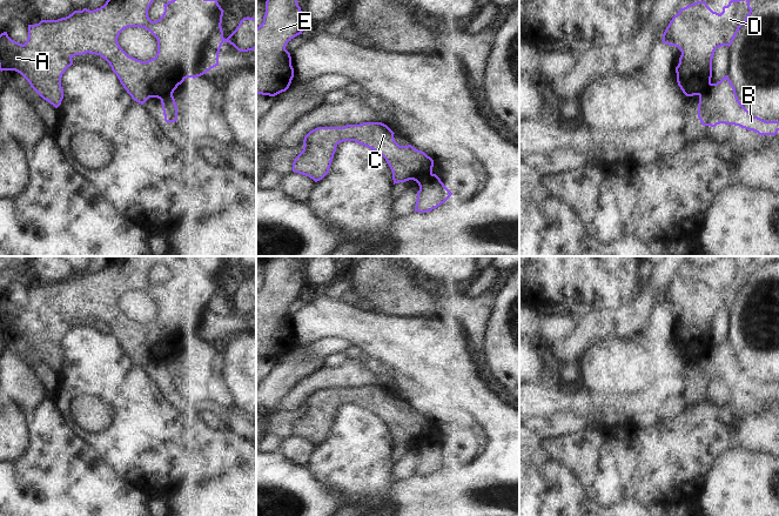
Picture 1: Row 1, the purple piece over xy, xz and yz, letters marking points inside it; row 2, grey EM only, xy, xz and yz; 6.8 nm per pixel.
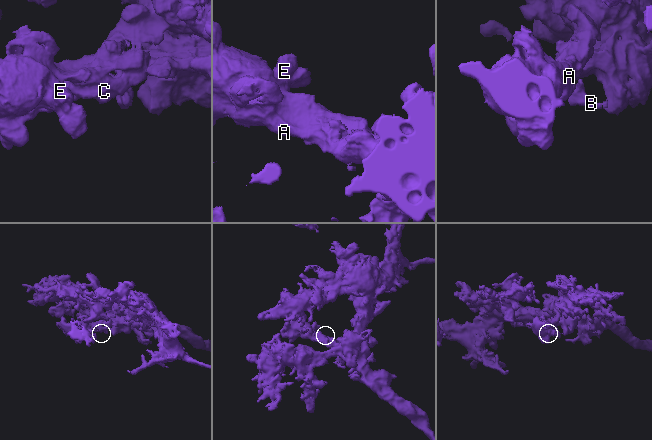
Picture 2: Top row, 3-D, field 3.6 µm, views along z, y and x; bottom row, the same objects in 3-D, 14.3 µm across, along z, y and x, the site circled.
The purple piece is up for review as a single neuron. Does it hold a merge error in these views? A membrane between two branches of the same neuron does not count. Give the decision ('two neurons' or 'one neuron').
two neurons

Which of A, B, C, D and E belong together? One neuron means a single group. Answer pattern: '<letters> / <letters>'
A C D E / B

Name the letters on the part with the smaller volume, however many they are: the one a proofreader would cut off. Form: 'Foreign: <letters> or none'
Foreign: B

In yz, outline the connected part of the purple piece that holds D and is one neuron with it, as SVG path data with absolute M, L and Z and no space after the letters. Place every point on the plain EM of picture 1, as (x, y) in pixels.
M748 260L731 263L719 277L705 264L680 272L663 297L663 307L676 309L681 319L677 346L686 360L700 358L711 347L714 314L731 309L752 276Z

